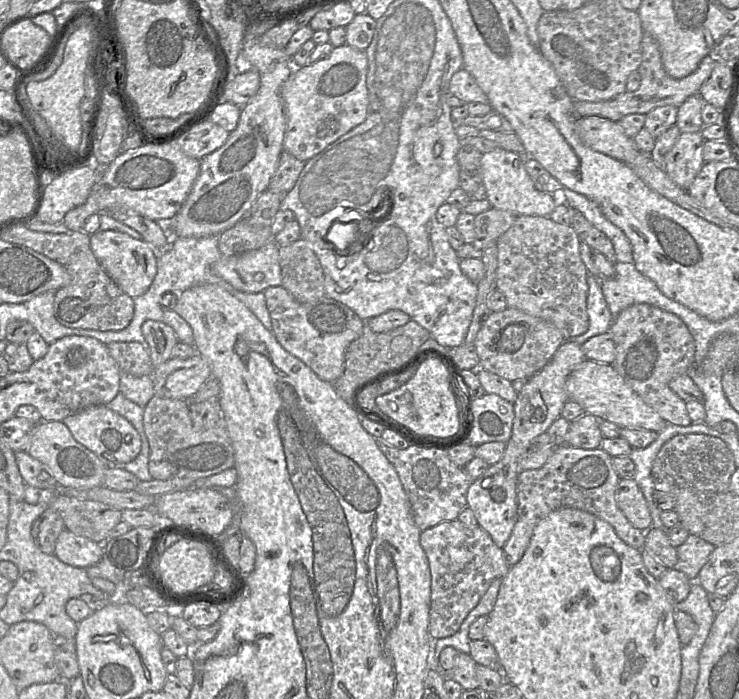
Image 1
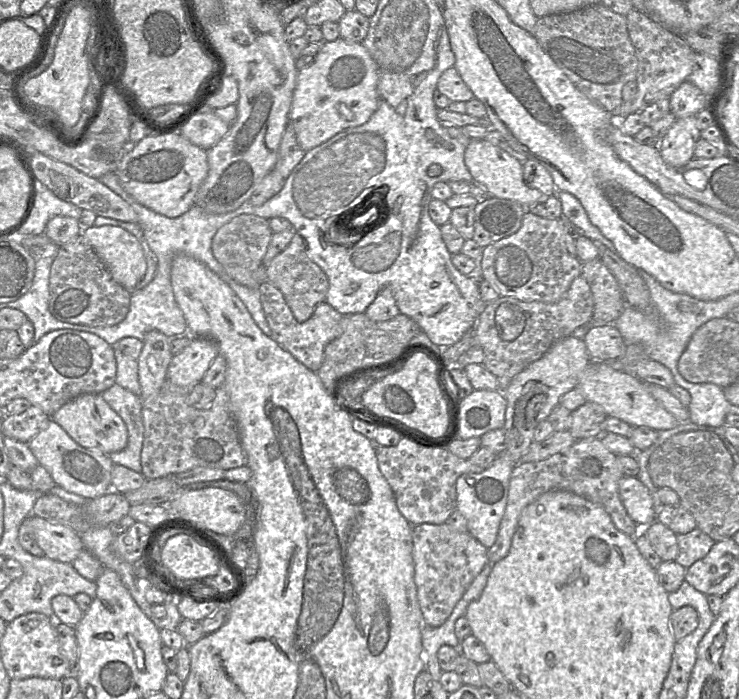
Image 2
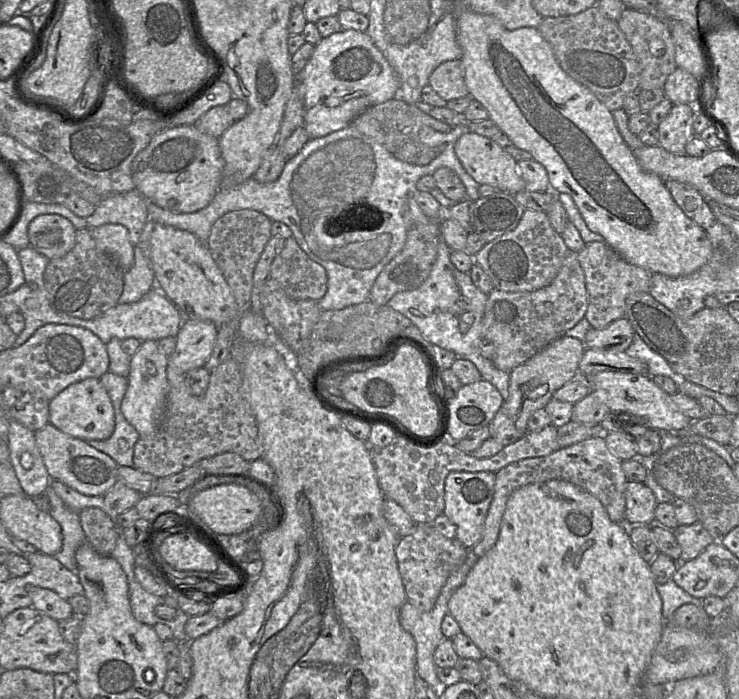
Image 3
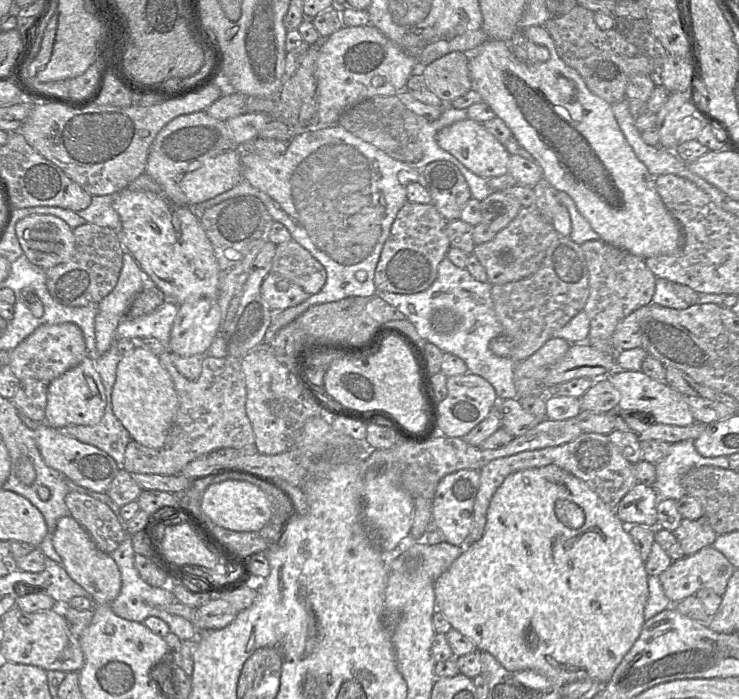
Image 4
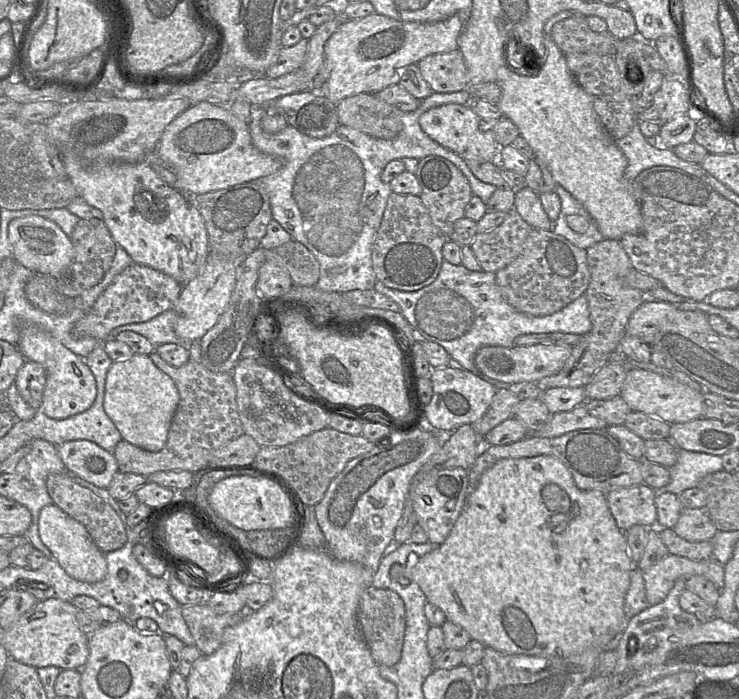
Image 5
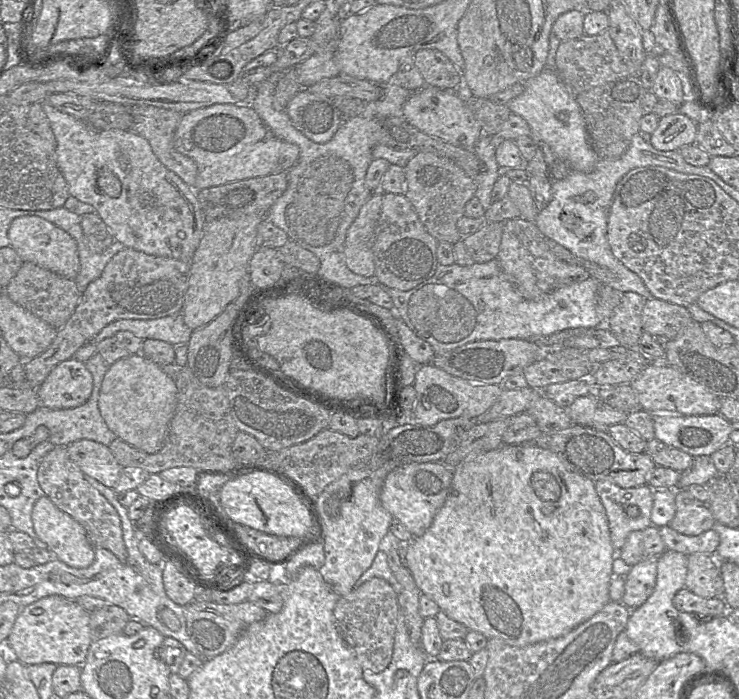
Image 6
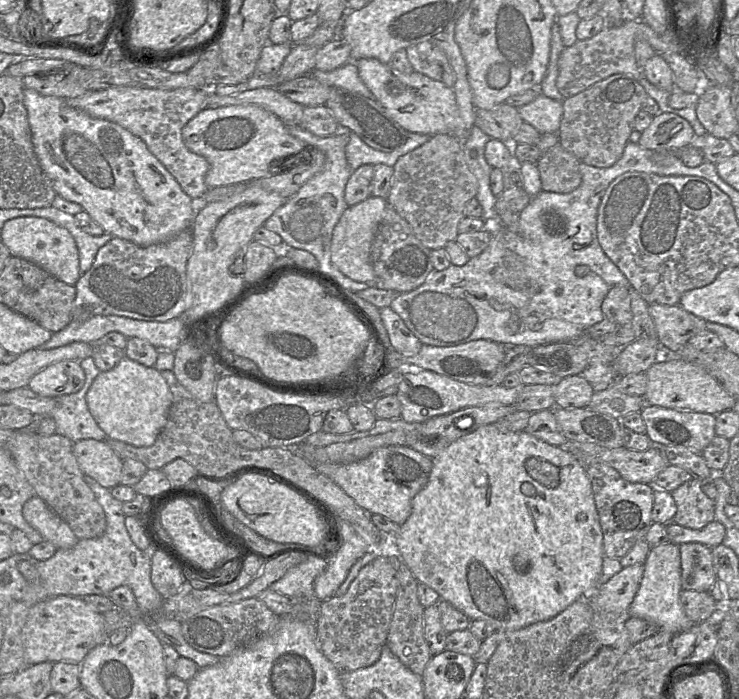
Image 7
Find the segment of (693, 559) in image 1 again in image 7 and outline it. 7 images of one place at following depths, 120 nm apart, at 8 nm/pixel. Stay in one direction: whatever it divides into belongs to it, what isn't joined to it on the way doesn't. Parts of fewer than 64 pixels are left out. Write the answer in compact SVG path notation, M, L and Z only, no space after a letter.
M693 476L671 493L676 514L672 522L690 529L701 529L715 520L715 502L701 488L702 479Z

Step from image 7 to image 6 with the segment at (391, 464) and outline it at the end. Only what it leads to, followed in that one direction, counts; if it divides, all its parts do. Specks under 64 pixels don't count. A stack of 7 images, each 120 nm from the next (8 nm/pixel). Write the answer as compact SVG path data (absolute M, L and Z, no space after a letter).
M445 462L409 463L392 470L380 493L382 506L403 524L414 537L422 536L430 527L439 508L445 502L452 483L454 467Z

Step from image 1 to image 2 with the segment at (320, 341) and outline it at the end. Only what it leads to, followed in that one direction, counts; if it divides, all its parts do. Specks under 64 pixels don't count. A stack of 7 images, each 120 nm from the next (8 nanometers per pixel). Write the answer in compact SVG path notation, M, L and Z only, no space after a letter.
M267 280L260 284L258 291L265 318L272 332L270 337L308 369L317 372L324 359L325 347L344 331L344 315L323 301L315 307L308 320L299 322L294 317L283 293L276 286Z

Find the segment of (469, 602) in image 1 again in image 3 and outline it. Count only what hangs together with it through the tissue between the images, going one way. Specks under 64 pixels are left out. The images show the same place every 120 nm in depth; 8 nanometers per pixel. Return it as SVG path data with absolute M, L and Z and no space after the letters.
M415 524L408 535L399 538L396 547L399 573L407 601L420 611L430 611L449 576L466 560L469 550L456 538L446 538L430 524Z

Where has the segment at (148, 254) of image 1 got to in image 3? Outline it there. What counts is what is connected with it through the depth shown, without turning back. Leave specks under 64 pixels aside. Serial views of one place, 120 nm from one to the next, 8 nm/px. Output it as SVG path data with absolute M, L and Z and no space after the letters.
M103 224L91 228L98 247L110 254L123 271L131 268L134 261L134 245L129 240L126 227L121 224Z

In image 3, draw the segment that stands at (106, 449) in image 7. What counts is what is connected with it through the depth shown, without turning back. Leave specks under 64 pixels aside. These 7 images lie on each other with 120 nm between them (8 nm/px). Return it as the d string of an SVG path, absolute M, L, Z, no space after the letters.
M50 423L37 430L34 437L51 480L60 481L88 496L103 496L116 482L116 462L86 441L65 434Z

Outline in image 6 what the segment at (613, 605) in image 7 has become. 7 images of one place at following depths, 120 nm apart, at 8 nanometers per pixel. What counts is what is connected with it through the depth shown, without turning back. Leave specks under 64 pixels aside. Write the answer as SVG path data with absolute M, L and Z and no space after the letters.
M644 557L625 576L622 603L629 609L641 606L652 594L657 577L657 557Z

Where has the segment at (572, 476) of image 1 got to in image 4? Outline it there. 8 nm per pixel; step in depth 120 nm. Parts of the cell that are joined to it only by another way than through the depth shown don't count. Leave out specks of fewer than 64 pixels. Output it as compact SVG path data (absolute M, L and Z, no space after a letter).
M582 433L574 440L562 445L522 451L494 459L479 470L480 485L473 507L472 527L465 540L465 546L475 543L482 537L491 498L507 476L520 470L539 468L550 464L560 467L585 482L613 510L616 509L625 494L638 483L634 474L634 465L622 456L608 435L599 433Z

